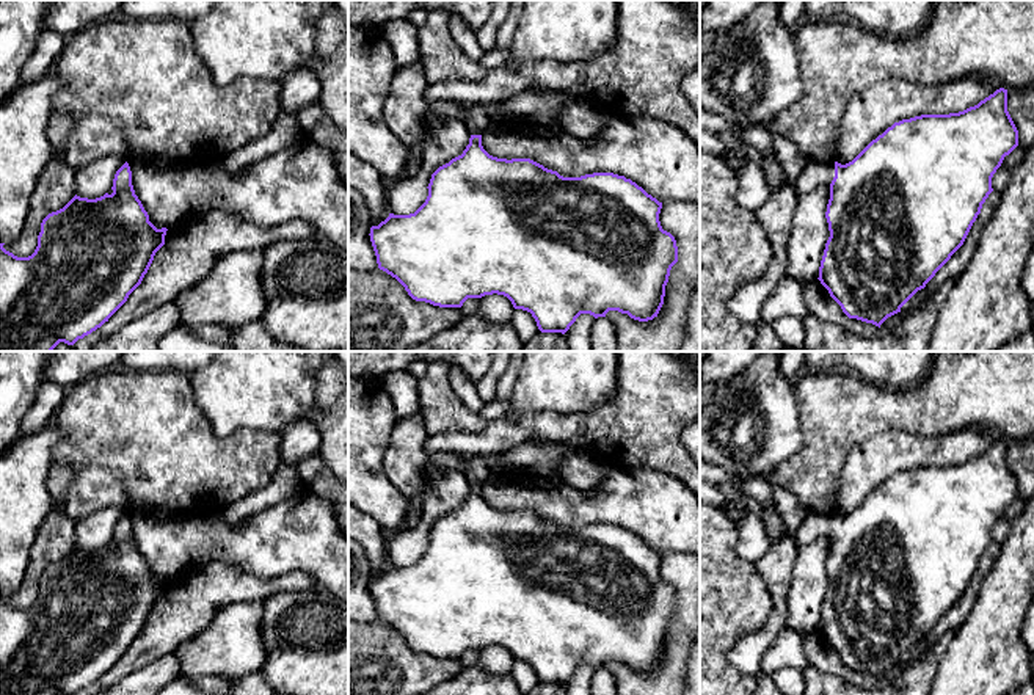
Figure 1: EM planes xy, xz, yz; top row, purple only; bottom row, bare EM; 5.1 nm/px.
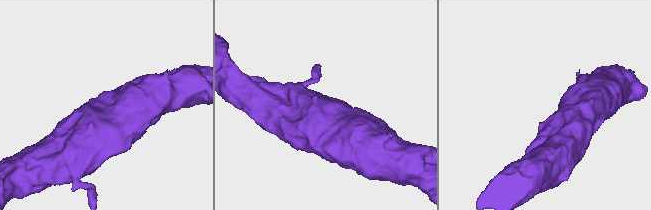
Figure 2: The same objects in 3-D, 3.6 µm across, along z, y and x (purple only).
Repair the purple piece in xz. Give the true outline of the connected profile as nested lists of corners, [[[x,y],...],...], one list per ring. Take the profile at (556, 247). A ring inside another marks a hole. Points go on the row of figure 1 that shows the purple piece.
[[[526,91],[493,104],[460,104],[471,133],[461,155],[439,166],[430,179],[425,202],[410,215],[394,215],[370,227],[378,268],[395,278],[416,301],[439,307],[461,307],[468,298],[504,295],[515,309],[532,314],[541,333],[565,334],[581,314],[595,318],[609,311],[639,322],[657,317],[670,270],[678,262],[675,237],[659,221],[662,202],[631,179],[613,173],[563,177],[530,158],[497,158],[482,146],[482,135],[497,121],[524,121],[530,126],[555,124],[560,110],[576,97],[565,91]]]

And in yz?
[[[999,88],[959,113],[894,122],[846,165],[805,165],[792,182],[799,196],[821,185],[830,187],[825,212],[830,237],[817,279],[843,312],[879,328],[901,312],[963,245],[993,191],[993,174],[1017,146],[1018,130],[1007,111],[1007,89]]]

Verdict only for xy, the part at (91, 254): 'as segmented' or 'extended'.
as segmented

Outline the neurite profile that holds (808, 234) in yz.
[[[821,185],[811,193],[800,195],[786,243],[786,276],[800,286],[819,278],[825,243],[830,237],[825,218],[830,187]]]

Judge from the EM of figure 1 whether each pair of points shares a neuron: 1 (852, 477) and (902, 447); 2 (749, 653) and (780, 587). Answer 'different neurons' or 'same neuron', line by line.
1: same neuron
2: same neuron

